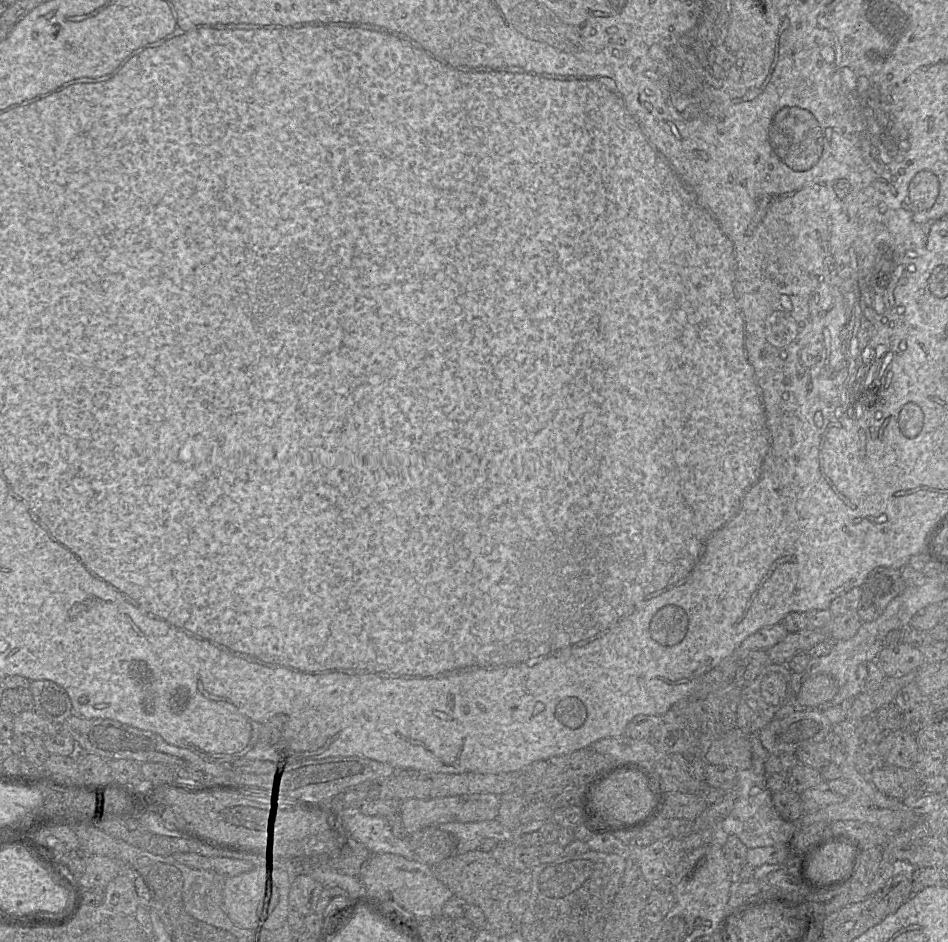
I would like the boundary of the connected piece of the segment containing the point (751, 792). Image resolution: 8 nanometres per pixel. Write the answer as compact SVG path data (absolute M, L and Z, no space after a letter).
M751 736L751 766L736 775L736 799L730 813L715 828L715 841L721 838L736 836L747 849L772 846L788 846L795 831L796 823L783 820L776 812L772 793L764 785L765 761L769 756L758 736Z

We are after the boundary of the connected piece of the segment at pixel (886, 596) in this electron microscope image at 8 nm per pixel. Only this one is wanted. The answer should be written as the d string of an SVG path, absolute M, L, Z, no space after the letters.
M878 567L872 570L861 585L861 598L856 609L860 620L875 620L904 588L901 569Z

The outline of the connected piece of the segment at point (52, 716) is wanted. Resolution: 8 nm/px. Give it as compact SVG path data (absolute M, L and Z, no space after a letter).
M49 680L31 681L29 685L34 699L34 711L56 725L63 725L73 715L69 695L58 684Z

